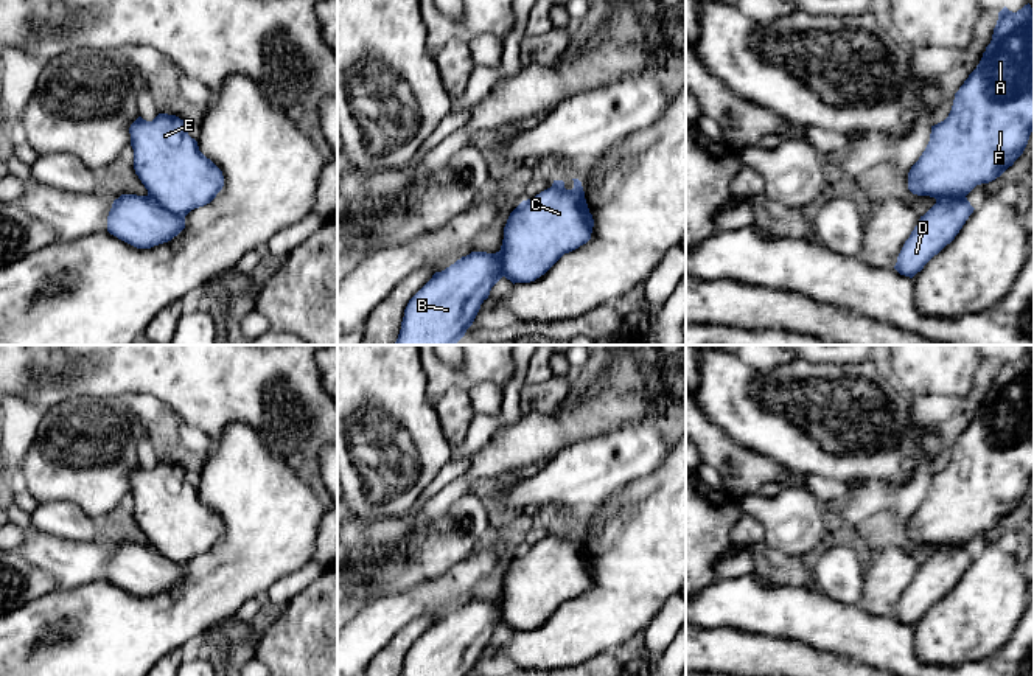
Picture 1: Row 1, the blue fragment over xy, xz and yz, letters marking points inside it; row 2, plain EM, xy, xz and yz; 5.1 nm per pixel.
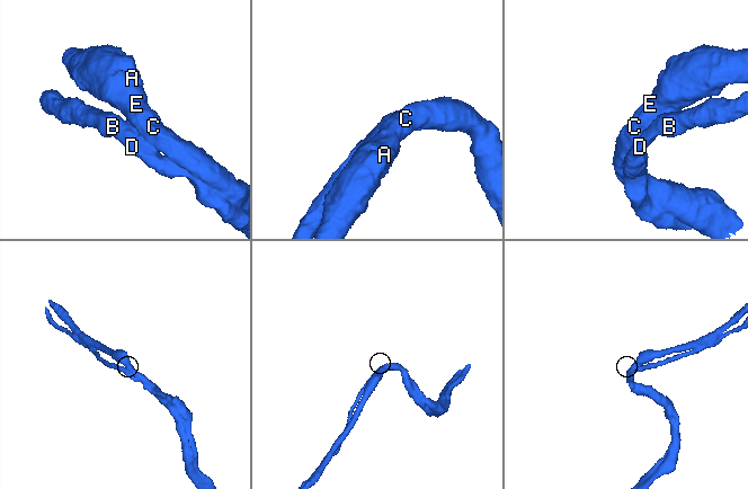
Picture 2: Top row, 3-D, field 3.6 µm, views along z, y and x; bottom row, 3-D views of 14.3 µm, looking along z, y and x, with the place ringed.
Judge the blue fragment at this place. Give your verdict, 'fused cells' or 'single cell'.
single cell

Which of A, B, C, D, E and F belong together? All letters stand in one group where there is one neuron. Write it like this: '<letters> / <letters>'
A B C D E F

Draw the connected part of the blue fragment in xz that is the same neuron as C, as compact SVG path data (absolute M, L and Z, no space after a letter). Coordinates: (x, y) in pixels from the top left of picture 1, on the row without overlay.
M578 527L566 538L563 528L508 564L501 598L471 600L432 626L409 648L401 676L470 676L491 636L505 625L530 631L564 601L591 587L594 567Z

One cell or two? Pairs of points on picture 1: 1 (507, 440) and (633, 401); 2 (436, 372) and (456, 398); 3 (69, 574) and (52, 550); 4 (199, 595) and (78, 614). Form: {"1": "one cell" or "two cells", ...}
{"1": "one cell", "2": "two cells", "3": "one cell", "4": "one cell"}

